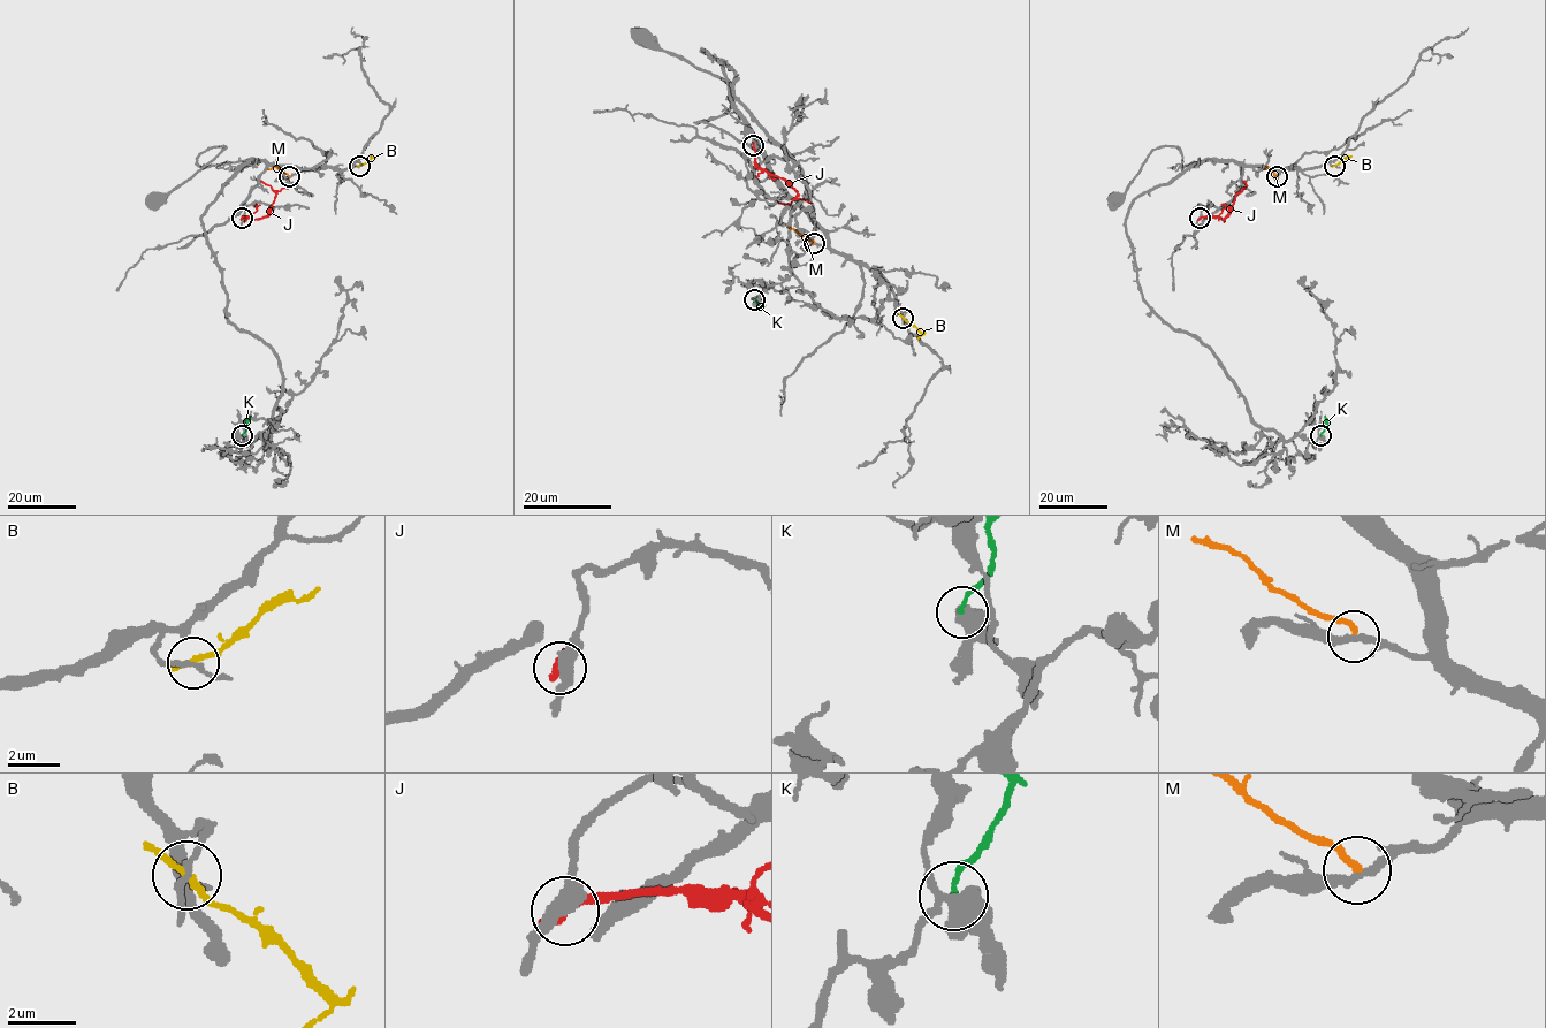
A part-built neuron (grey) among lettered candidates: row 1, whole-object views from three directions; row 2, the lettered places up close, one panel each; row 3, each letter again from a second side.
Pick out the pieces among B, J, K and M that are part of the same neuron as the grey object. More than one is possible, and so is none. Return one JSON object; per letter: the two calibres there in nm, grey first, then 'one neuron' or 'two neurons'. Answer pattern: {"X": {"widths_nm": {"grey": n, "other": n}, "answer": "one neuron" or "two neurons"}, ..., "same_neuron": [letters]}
{"B": {"widths_nm": {"grey": 180, "other": 180}, "answer": "two neurons"}, "J": {"widths_nm": {"grey": 460, "other": 360}, "answer": "two neurons"}, "K": {"widths_nm": {"grey": 480, "other": 160}, "answer": "two neurons"}, "M": {"widths_nm": {"grey": 280, "other": 190}, "answer": "two neurons"}, "same_neuron": []}

